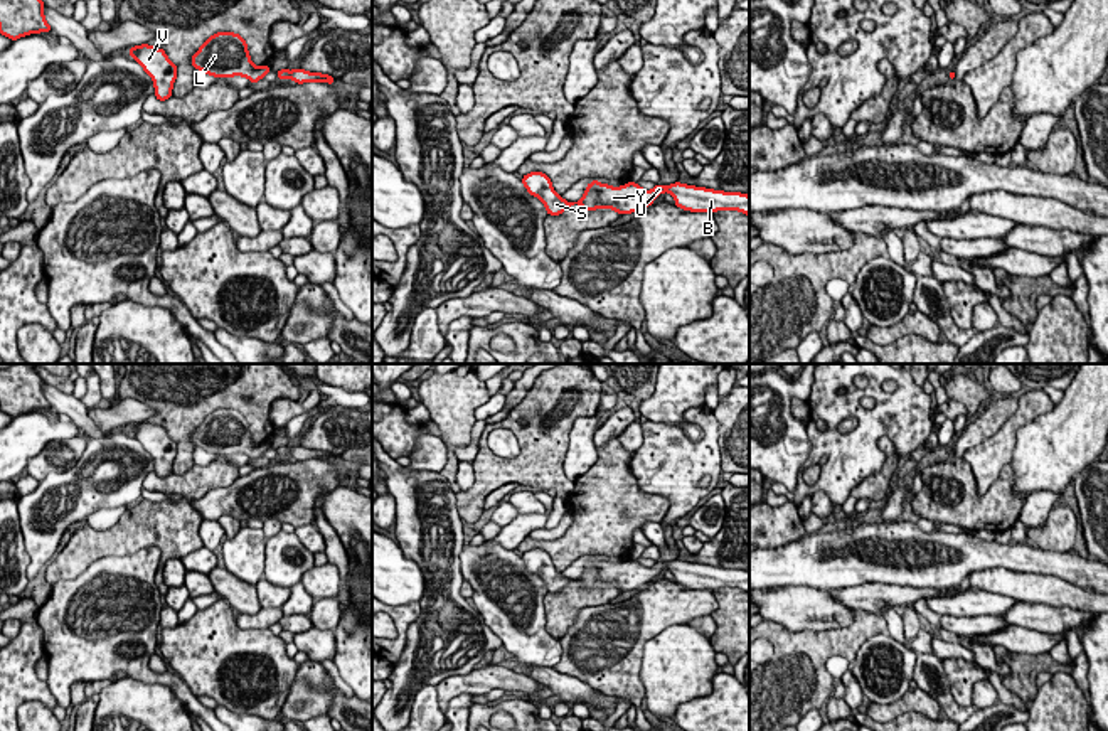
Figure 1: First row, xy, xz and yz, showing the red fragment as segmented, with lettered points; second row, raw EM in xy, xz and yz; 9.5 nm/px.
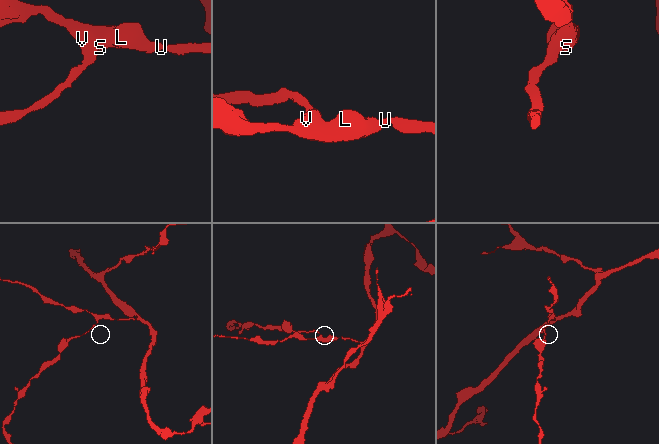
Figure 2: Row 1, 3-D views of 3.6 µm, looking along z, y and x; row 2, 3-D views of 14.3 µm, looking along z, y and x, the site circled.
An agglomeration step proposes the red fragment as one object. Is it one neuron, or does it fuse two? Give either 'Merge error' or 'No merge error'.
No merge error

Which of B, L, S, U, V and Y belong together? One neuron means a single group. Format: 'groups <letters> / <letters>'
groups B L S U V Y

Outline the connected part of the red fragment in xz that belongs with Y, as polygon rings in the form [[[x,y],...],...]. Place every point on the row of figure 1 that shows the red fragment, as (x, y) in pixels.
[[[530,172],[524,175],[522,184],[530,195],[537,197],[544,204],[549,216],[559,216],[574,204],[581,205],[584,211],[611,209],[618,214],[640,212],[652,205],[653,200],[663,192],[669,192],[674,197],[675,205],[684,211],[717,212],[727,209],[749,216],[748,194],[714,190],[680,182],[655,185],[652,190],[645,190],[635,182],[613,187],[599,184],[593,179],[578,202],[564,200],[562,195],[554,190],[551,179],[542,172]]]

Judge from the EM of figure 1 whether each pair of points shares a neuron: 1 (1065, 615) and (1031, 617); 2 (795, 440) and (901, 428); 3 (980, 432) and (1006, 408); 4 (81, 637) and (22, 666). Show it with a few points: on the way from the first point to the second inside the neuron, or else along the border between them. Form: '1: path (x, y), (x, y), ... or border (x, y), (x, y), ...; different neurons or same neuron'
1: path (1056, 617), (1039, 617); same neuron
2: border (807, 426), (810, 452), (797, 477); different neurons
3: path (987, 425), (999, 413); same neuron
4: border (36, 622), (41, 629), (44, 652); different neurons

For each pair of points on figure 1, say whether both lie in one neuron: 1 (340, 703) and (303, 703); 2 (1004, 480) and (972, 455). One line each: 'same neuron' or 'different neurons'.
1: different neurons
2: different neurons

